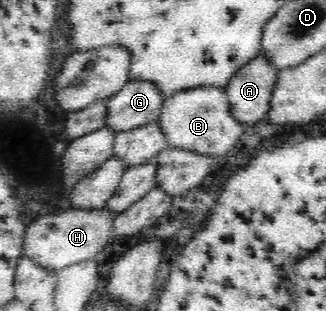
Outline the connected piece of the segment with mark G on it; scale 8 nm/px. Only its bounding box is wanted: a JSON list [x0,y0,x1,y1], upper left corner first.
[106,79,164,132]

